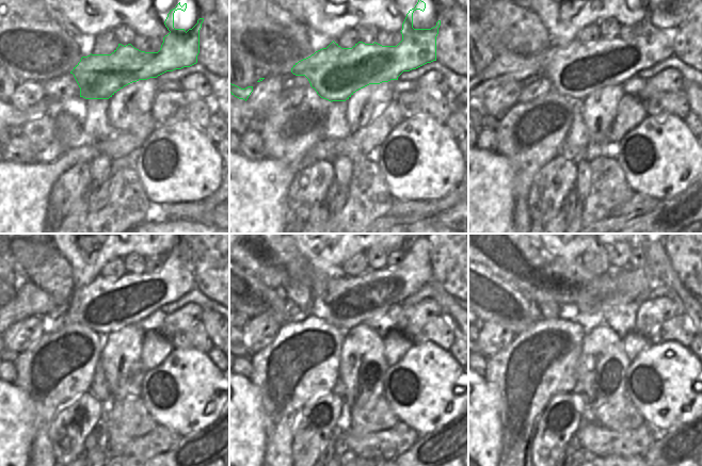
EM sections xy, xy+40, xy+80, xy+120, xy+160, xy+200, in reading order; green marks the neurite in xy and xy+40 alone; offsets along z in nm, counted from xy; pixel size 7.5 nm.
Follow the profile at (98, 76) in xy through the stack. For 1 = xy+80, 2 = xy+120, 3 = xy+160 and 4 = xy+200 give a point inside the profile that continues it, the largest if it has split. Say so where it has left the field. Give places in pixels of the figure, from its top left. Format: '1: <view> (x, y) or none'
1: xy+80 (576, 70)
2: xy+120 (106, 305)
3: xy+160 (348, 302)
4: xy+200 (616, 287)

